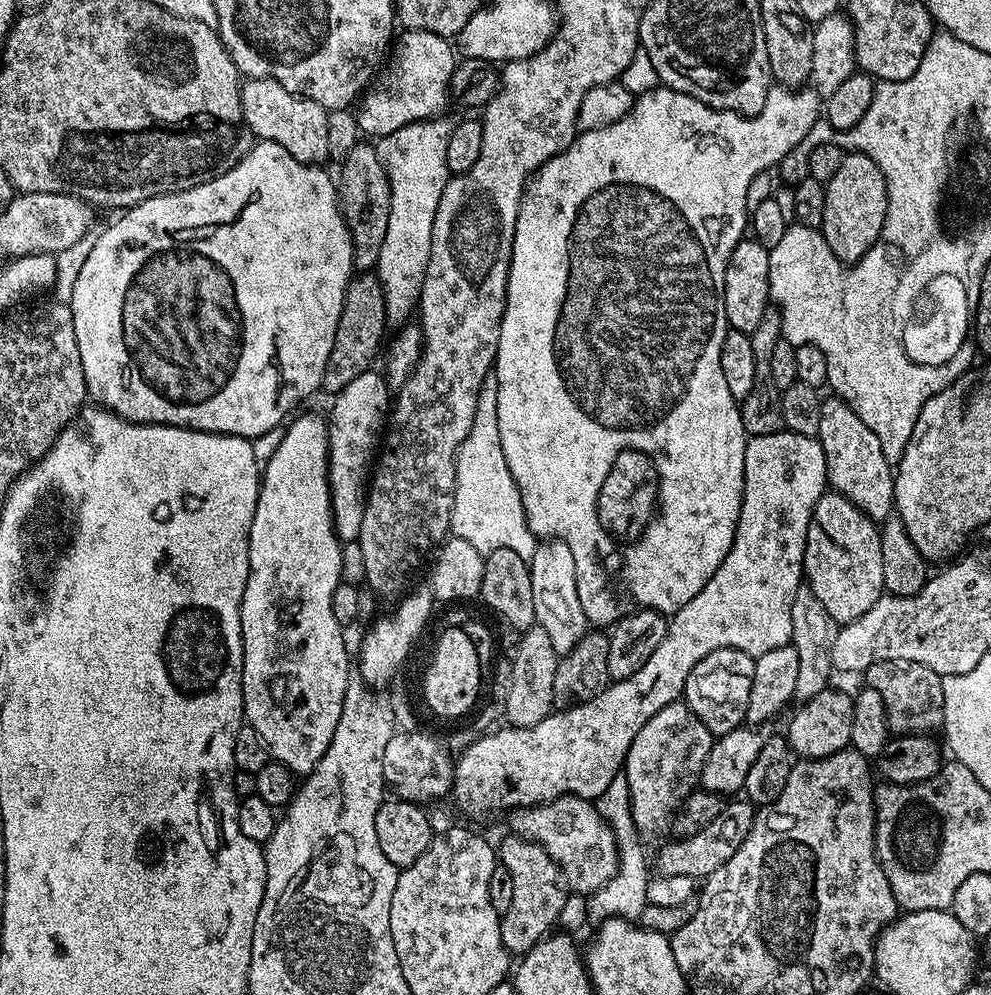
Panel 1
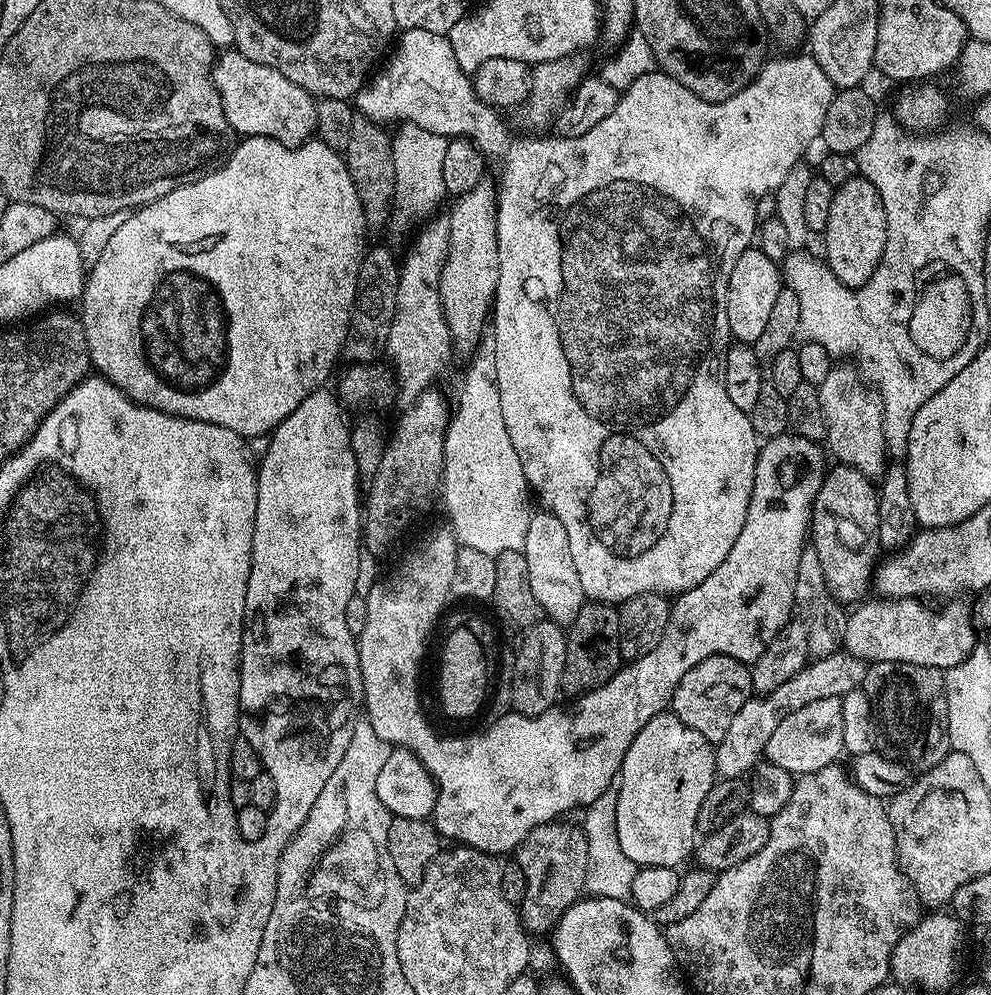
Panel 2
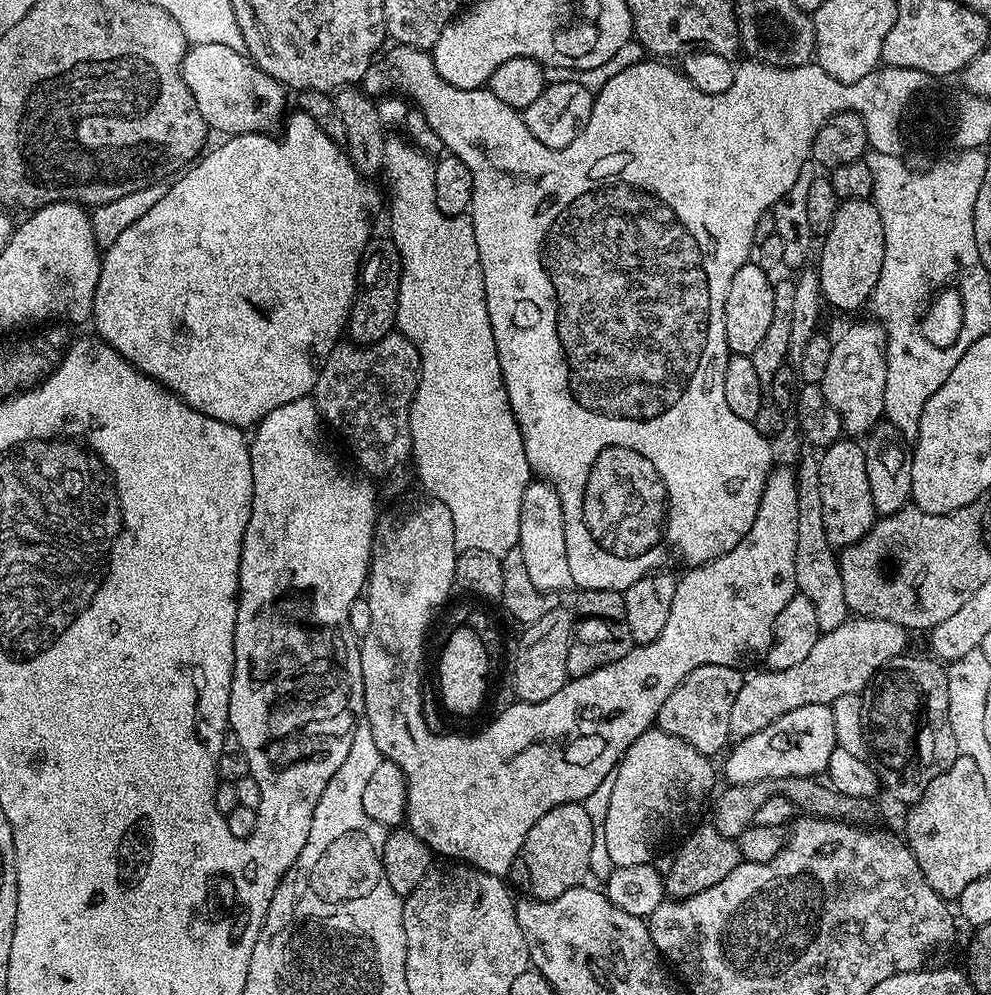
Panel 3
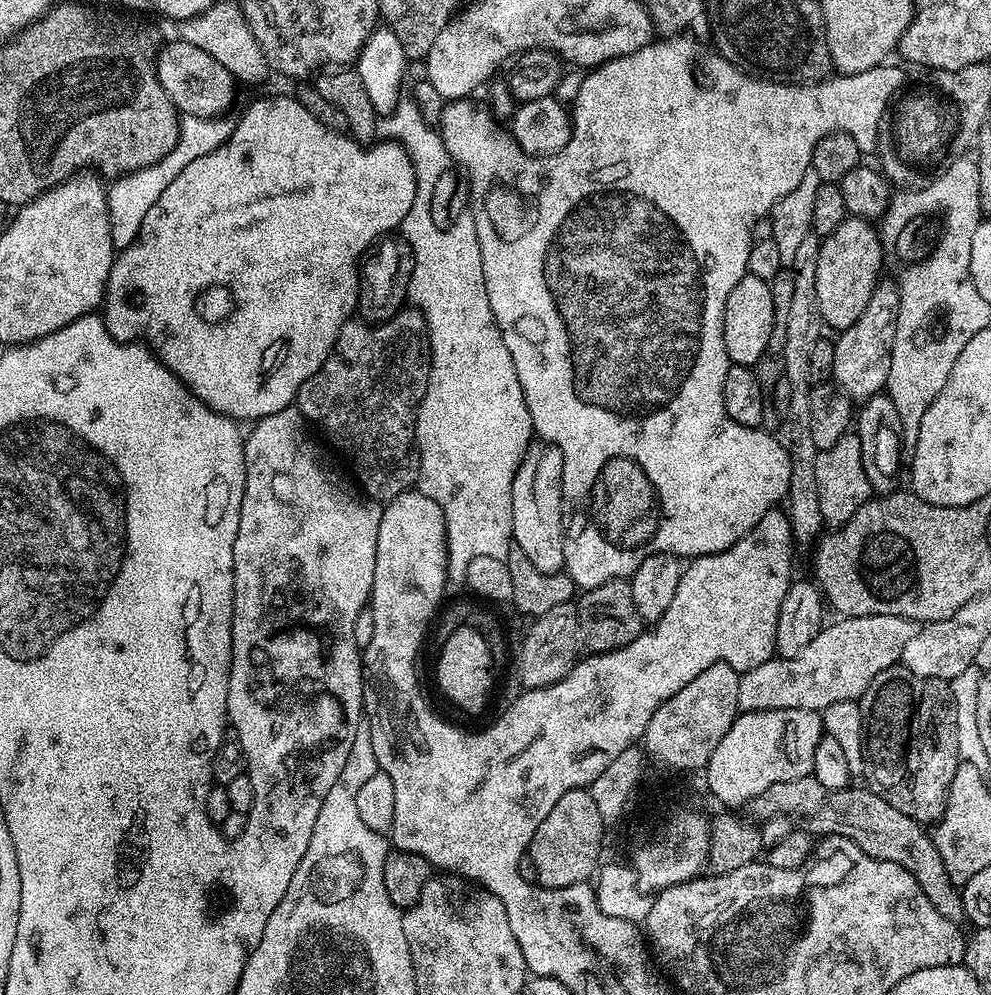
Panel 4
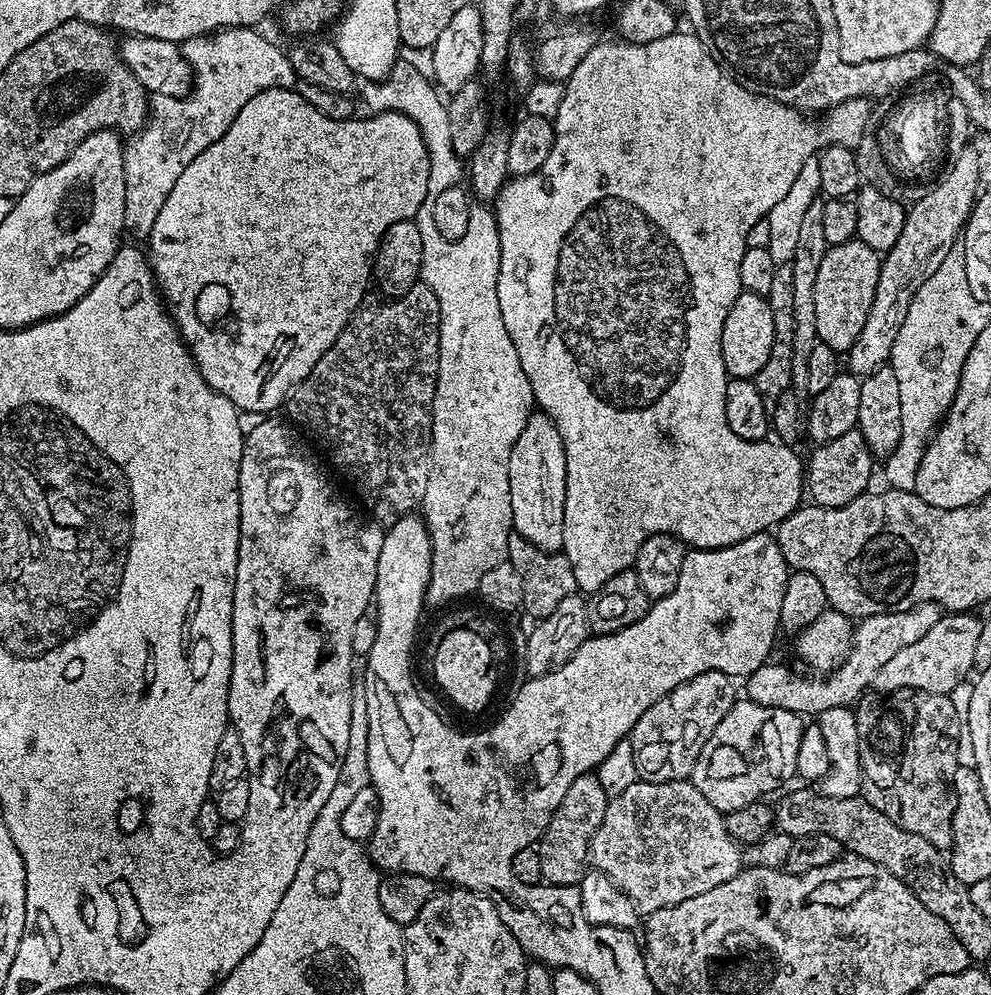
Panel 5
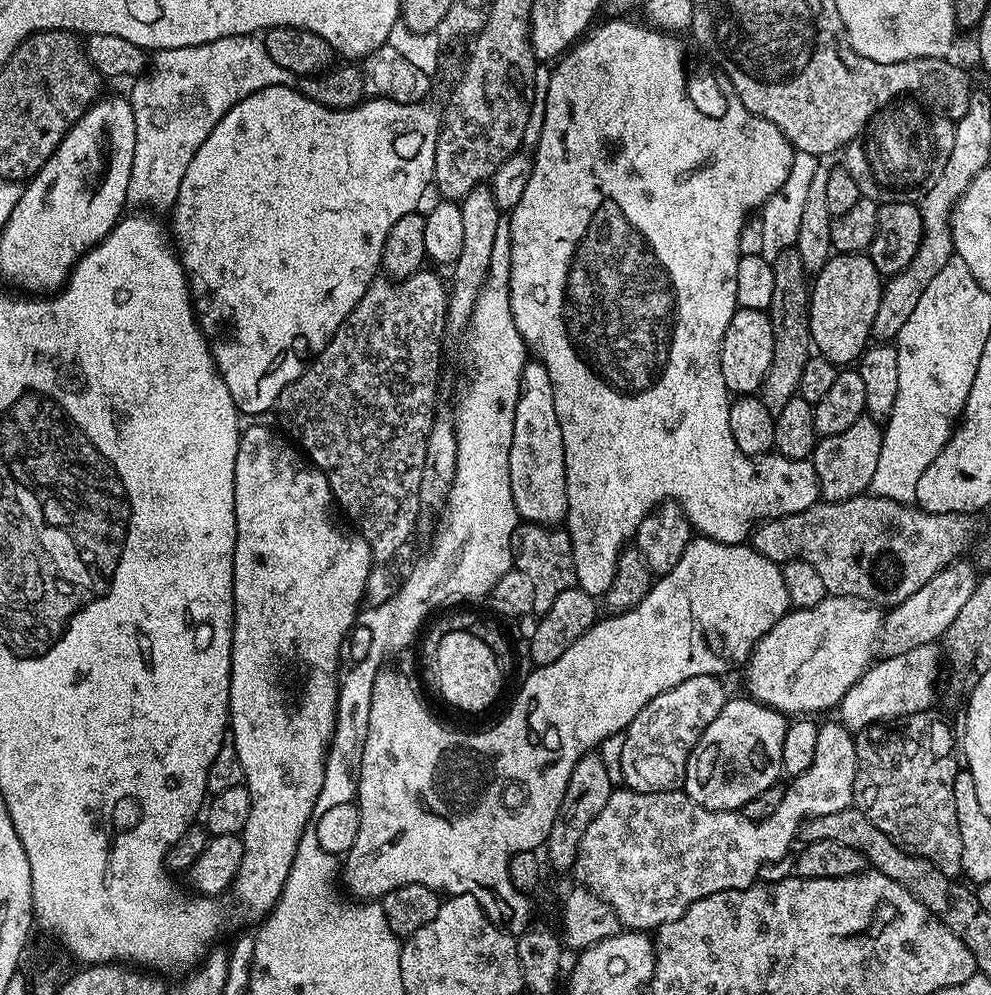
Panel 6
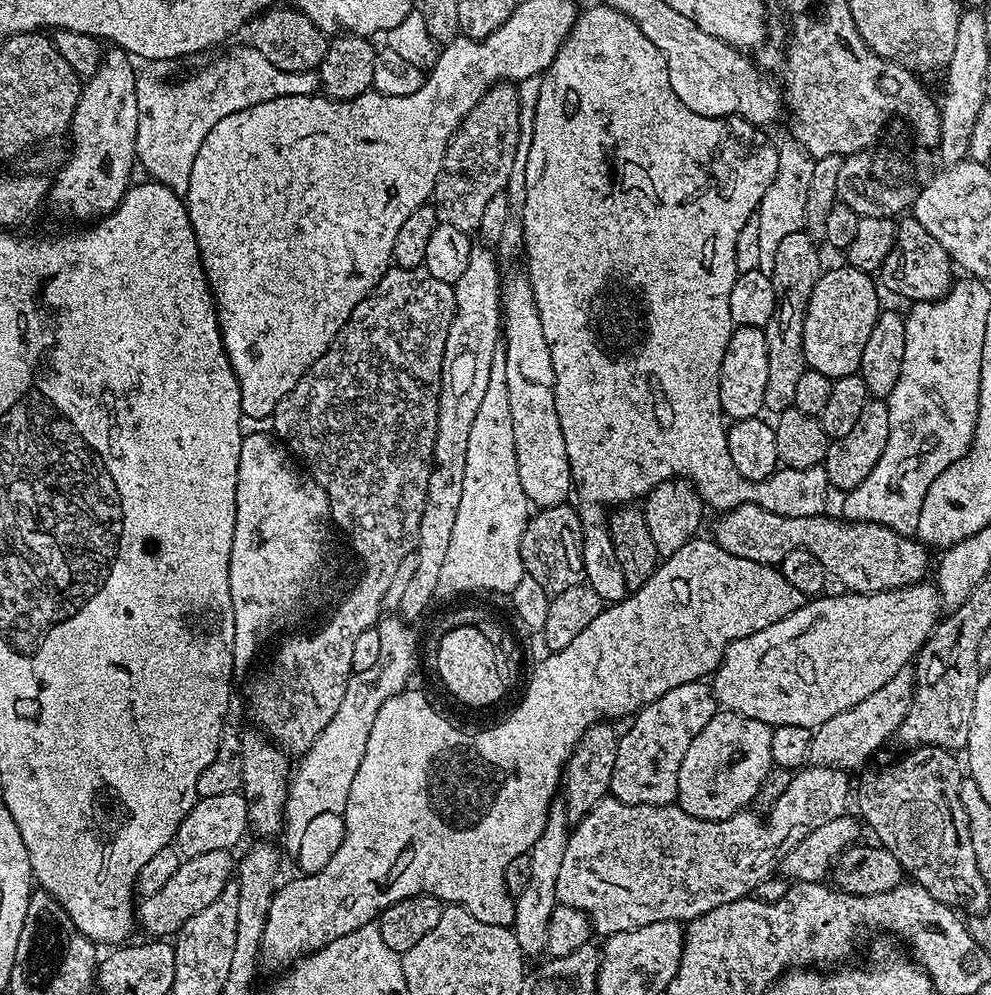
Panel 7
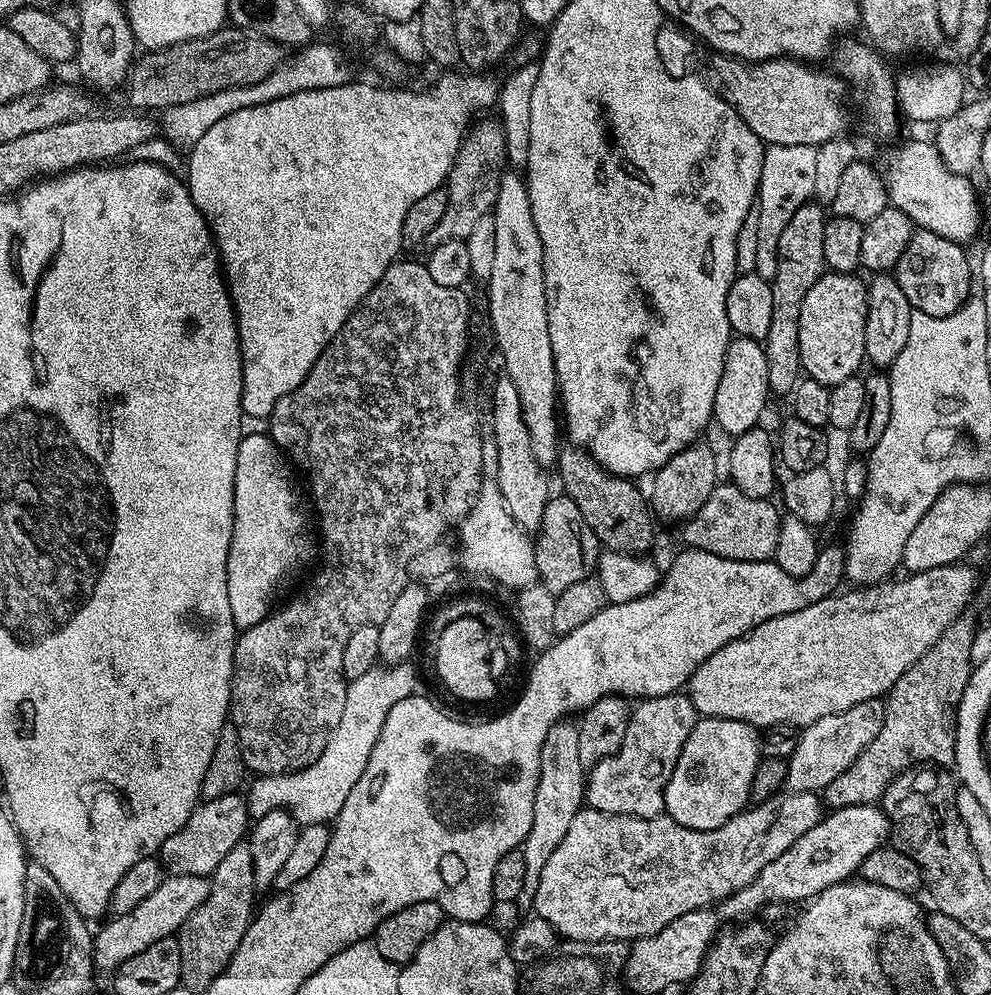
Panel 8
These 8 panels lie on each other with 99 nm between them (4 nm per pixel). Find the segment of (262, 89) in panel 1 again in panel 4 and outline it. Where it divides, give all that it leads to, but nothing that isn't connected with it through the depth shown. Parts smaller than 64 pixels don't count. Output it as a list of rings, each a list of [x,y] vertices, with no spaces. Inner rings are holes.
[[[179,38],[173,39],[173,44],[168,44],[159,49],[156,54],[156,77],[158,82],[162,82],[162,90],[166,90],[166,94],[170,98],[170,102],[174,102],[176,111],[184,116],[222,116],[229,110],[232,99],[236,96],[237,81],[226,70],[226,66],[222,66],[214,59],[206,50],[198,50],[198,46],[194,46],[190,42]]]

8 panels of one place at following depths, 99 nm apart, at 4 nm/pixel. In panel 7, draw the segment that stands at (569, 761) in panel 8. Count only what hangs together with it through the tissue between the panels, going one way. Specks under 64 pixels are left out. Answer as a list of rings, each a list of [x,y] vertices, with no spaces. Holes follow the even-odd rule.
[[[556,798],[548,810],[546,826],[542,826],[542,834],[538,834],[538,842],[528,852],[530,858],[530,882],[526,882],[526,890],[514,898],[514,922],[511,930],[514,938],[518,938],[518,946],[524,951],[525,957],[541,955],[546,946],[546,926],[550,922],[550,914],[556,909],[556,886],[558,869],[562,867],[562,854],[566,854],[566,842],[570,825],[566,818],[563,799]]]

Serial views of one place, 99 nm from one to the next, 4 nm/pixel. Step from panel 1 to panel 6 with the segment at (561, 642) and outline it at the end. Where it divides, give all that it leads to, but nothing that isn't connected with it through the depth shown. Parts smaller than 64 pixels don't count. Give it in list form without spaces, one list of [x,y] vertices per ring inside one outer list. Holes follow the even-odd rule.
[[[535,358],[525,363],[520,378],[518,406],[514,410],[514,438],[510,438],[510,490],[514,490],[514,506],[521,521],[556,526],[568,515],[562,426],[558,422],[558,410],[554,410],[554,386],[550,374],[546,374],[546,366]]]

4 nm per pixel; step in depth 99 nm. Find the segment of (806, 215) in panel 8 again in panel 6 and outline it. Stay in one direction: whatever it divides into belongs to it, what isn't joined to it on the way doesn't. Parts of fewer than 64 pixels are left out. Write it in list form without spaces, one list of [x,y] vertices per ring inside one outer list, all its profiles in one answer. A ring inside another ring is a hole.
[[[795,248],[782,250],[778,258],[772,261],[774,270],[774,298],[770,298],[768,317],[770,326],[774,326],[774,355],[770,358],[770,370],[758,393],[762,406],[776,417],[797,396],[802,382],[802,370],[813,351],[812,335],[808,325],[808,302],[810,299],[810,276],[802,266],[802,258]]]

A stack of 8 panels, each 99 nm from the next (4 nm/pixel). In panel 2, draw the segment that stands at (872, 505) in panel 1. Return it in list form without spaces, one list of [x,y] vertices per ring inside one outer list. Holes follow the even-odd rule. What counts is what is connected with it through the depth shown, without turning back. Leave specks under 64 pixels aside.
[[[833,366],[830,374],[826,374],[826,382],[818,385],[818,402],[822,402],[822,414],[826,418],[824,440],[836,464],[848,464],[865,477],[876,478],[886,467],[882,409],[879,401],[860,385],[861,377],[852,368]]]

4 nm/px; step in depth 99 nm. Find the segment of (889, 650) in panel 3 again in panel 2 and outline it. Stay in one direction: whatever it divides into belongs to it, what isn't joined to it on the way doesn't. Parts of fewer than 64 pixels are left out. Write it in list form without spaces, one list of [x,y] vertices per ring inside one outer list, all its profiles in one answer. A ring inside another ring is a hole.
[[[837,650],[832,656],[821,656],[805,664],[801,672],[790,678],[790,682],[782,682],[778,690],[753,695],[740,707],[740,712],[734,714],[730,730],[726,730],[726,735],[715,745],[715,775],[726,780],[740,780],[745,774],[751,773],[761,759],[766,742],[770,742],[770,734],[778,730],[778,722],[782,722],[782,718],[794,710],[802,710],[802,706],[818,698],[843,697],[845,692],[863,681],[865,671],[865,665],[861,661]]]

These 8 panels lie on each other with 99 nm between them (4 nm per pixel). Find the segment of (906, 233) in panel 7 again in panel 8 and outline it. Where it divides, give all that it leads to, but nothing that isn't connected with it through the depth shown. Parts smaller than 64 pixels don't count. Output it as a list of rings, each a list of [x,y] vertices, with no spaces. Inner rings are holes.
[[[913,231],[906,250],[902,250],[902,258],[898,258],[894,275],[898,286],[902,286],[902,294],[906,294],[910,306],[915,311],[931,316],[949,316],[969,300],[971,292],[968,291],[972,288],[972,280],[974,284],[974,268],[973,265],[972,268],[968,265],[968,256],[964,251],[965,245],[955,244],[953,240],[947,240],[933,232]]]

